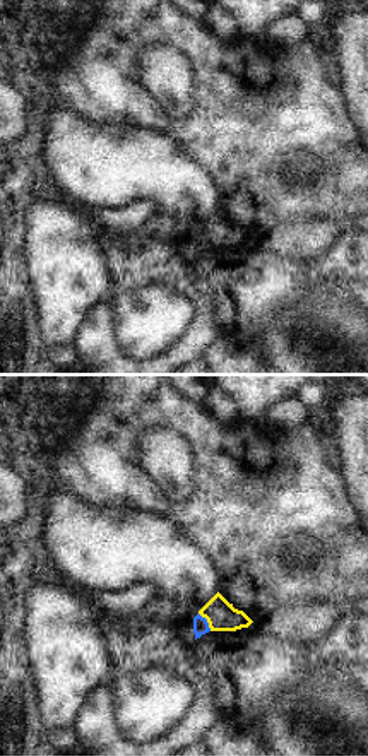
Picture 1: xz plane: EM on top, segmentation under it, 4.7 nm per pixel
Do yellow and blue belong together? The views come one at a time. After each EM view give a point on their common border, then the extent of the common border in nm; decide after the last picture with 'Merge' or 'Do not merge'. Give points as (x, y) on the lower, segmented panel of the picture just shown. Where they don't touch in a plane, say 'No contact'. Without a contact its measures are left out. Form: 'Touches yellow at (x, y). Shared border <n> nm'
Touches yellow at (207, 621). Shared border 110 nm

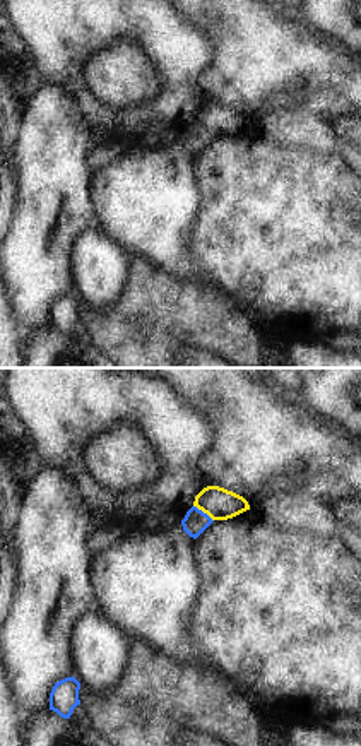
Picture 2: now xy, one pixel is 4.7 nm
Touches yellow at (204, 512). Shared border 120 nm

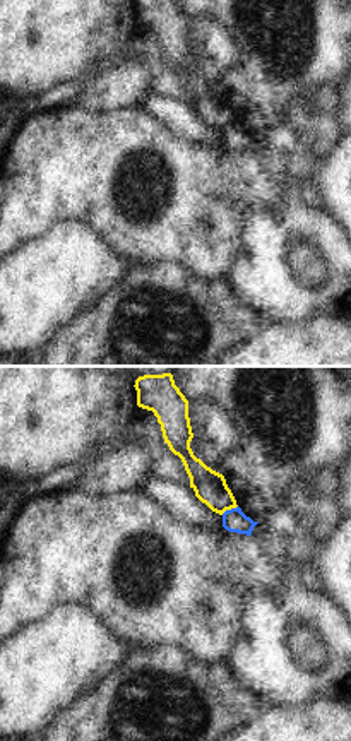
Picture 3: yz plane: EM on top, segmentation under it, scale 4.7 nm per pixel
Touches yellow at (228, 509). Shared border 90 nm

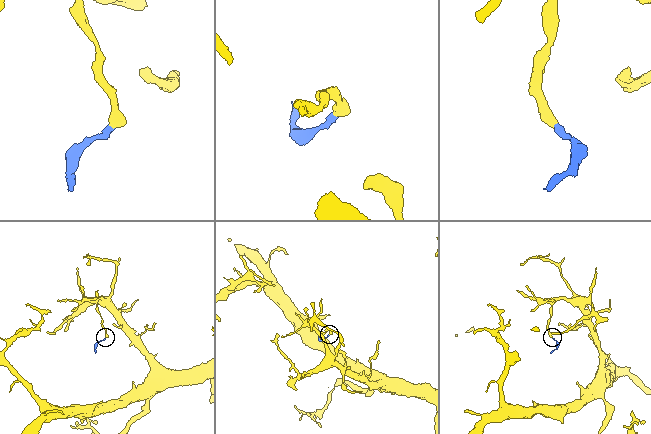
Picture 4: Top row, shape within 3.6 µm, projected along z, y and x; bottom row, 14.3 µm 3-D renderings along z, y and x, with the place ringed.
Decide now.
Do not merge

